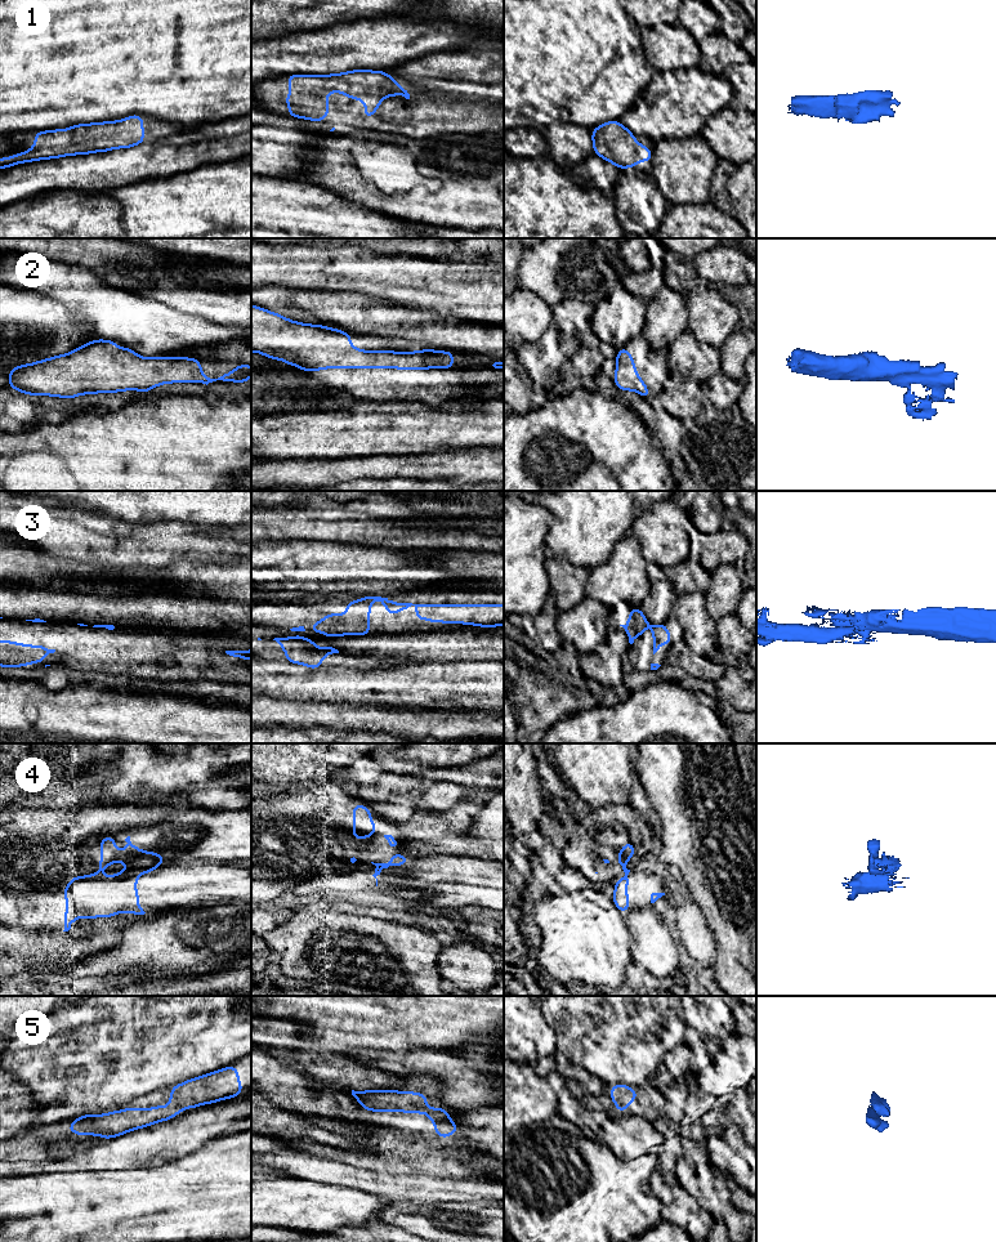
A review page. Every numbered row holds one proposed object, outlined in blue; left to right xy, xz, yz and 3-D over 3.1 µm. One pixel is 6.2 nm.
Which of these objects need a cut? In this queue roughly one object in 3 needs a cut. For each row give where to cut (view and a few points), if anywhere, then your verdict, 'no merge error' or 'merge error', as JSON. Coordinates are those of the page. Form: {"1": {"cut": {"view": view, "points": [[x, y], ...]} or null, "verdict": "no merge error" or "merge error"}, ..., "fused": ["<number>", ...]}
{"1": {"cut": null, "verdict": "no merge error"}, "2": {"cut": null, "verdict": "no merge error"}, "3": {"cut": {"view": "xy", "points": [[112, 626], [106, 628]]}, "verdict": "merge error"}, "4": {"cut": {"view": "xy", "points": [[137, 872], [117, 874]]}, "verdict": "merge error"}, "5": {"cut": null, "verdict": "no merge error"}, "fused": ["3", "4"]}

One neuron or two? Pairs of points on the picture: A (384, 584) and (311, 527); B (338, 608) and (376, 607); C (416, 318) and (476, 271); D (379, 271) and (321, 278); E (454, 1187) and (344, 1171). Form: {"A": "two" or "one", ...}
{"A": "two", "B": "one", "C": "two", "D": "one", "E": "one"}

